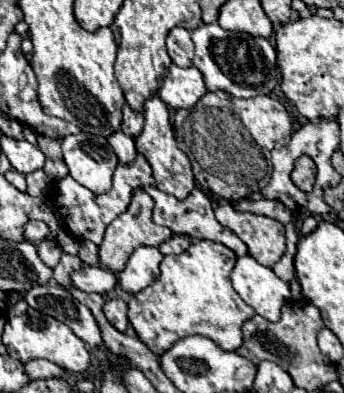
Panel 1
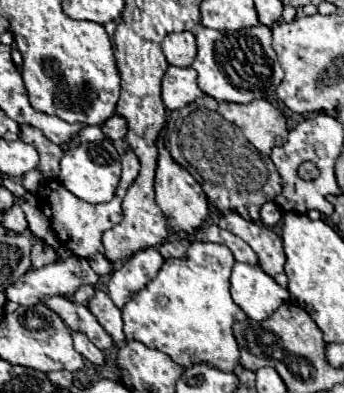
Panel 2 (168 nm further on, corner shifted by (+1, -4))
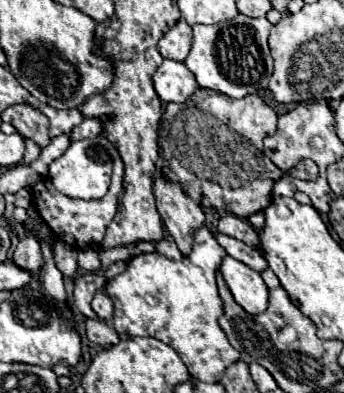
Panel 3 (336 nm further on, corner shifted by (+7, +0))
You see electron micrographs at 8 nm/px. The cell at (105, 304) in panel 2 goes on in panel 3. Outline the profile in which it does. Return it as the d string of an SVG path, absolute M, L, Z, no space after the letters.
M84 273L84 275L78 275L74 279L74 301L76 301L76 307L90 319L100 319L96 317L96 313L92 311L90 307L90 301L94 297L94 293L104 285L104 277L102 275L96 275L96 273Z

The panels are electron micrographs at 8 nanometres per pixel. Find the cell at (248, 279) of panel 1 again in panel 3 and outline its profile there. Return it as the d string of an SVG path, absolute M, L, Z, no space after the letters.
M226 255L222 259L220 271L226 279L226 285L230 287L236 303L246 309L250 315L264 313L268 305L268 287L262 281L260 273L244 265L242 261L236 261L234 257Z

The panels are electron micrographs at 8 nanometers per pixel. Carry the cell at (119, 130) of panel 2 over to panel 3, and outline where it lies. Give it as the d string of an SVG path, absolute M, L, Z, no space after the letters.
M84 119L76 129L70 131L70 141L80 141L86 137L98 137L102 133L102 123L96 119Z

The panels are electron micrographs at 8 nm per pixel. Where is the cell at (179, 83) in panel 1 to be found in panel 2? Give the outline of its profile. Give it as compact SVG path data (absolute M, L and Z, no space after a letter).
M168 67L164 79L162 79L162 101L168 109L182 109L196 101L198 97L204 97L204 93L198 87L198 73L192 67Z

